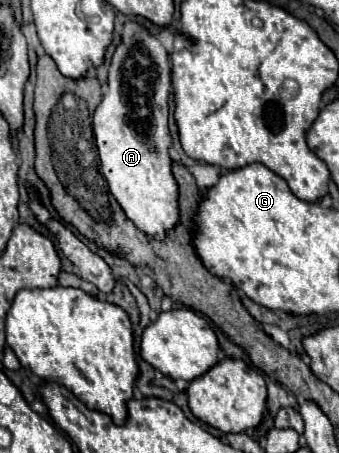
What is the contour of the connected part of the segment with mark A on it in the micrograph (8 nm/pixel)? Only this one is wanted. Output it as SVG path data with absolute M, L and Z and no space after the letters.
M126 22L122 44L108 70L108 94L96 108L92 126L100 168L112 196L136 228L156 240L164 240L168 230L180 222L180 192L168 154L172 146L168 130L170 86L170 58L162 44L138 22Z

